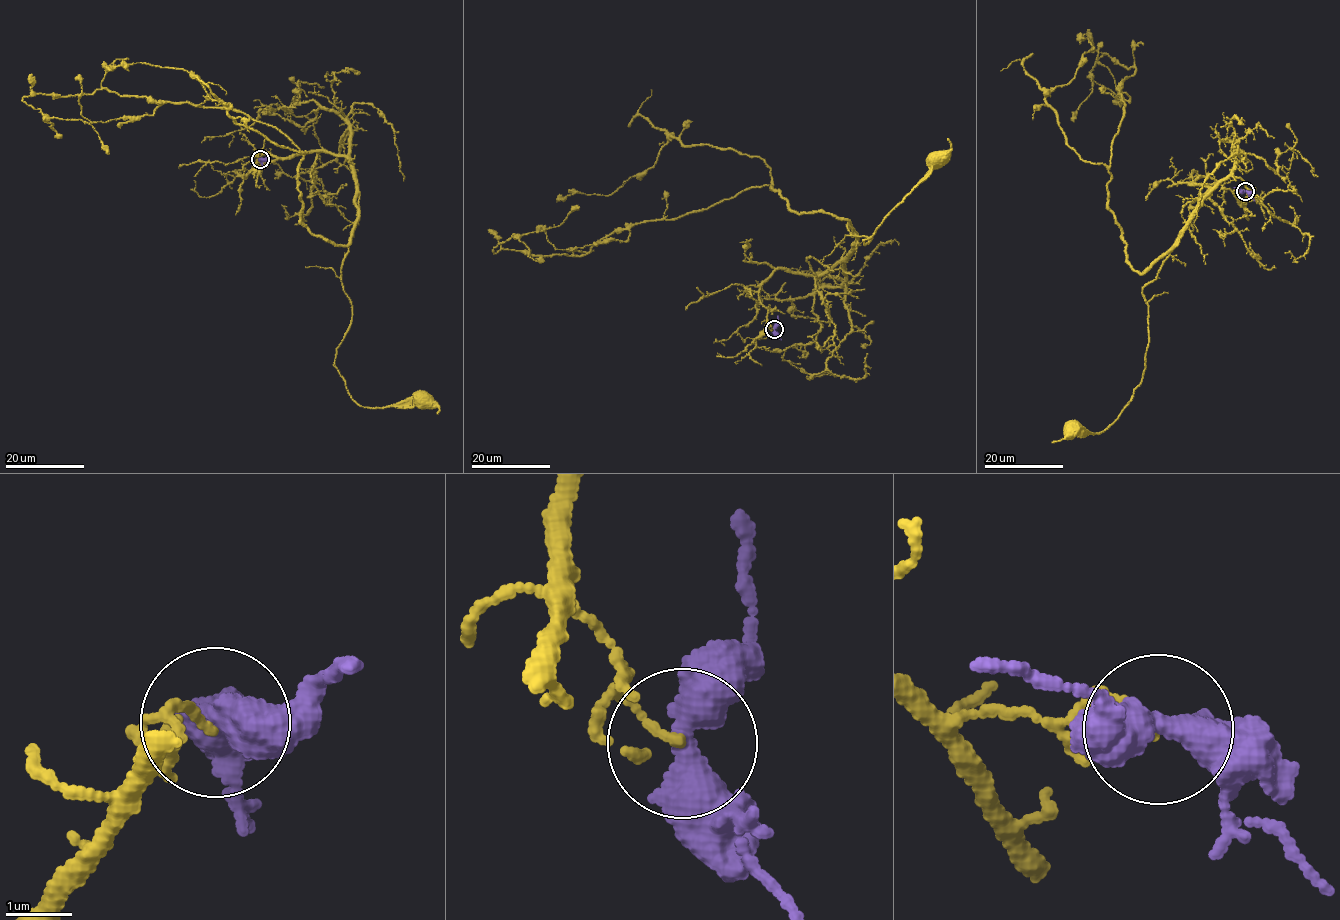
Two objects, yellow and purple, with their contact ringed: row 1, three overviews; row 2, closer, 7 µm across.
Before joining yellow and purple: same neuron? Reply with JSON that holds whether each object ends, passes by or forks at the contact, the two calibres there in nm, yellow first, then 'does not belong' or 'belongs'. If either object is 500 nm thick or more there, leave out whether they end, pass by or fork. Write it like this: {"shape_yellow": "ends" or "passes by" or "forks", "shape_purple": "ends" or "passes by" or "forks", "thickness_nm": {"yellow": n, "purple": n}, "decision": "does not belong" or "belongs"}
{"thickness_nm": {"yellow": 90, "purple": 500}, "decision": "does not belong"}

